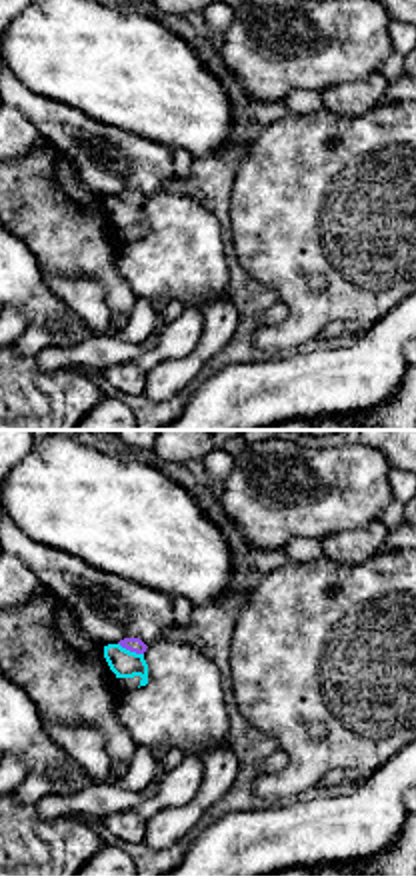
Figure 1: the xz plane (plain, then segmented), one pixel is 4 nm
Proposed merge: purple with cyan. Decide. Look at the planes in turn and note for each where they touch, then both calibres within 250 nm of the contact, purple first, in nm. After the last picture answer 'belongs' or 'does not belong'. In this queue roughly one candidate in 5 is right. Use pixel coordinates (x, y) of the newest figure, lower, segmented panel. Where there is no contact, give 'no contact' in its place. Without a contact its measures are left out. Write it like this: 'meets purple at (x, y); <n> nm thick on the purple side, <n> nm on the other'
meets purple at (130, 650); 60 nm thick on the purple side, 110 nm on the other

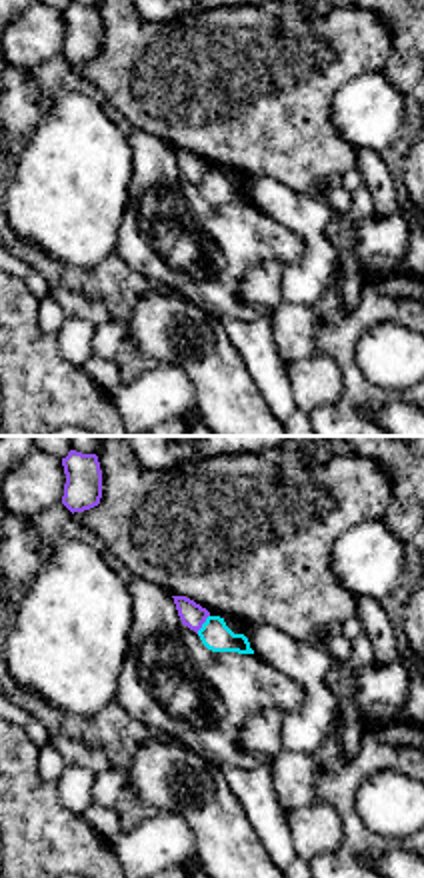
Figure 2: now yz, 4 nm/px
meets purple at (202, 622); 100 nm thick on the purple side, 120 nm on the other

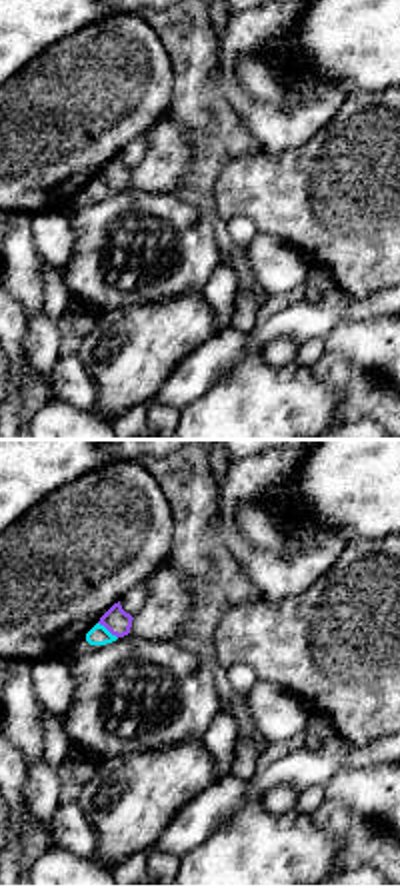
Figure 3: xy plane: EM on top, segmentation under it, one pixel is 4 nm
meets purple at (108, 630); 100 nm thick on the purple side, 80 nm on the other

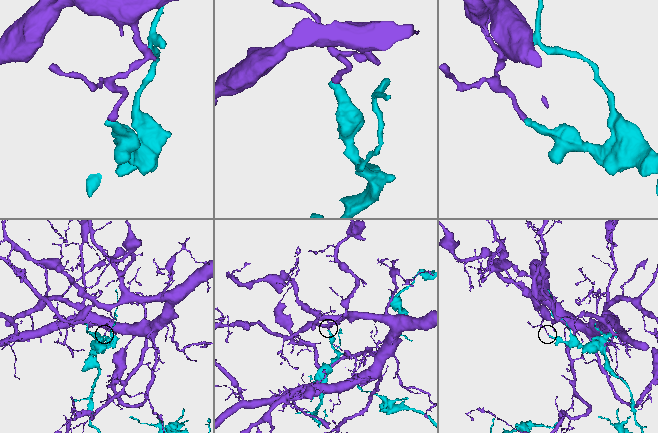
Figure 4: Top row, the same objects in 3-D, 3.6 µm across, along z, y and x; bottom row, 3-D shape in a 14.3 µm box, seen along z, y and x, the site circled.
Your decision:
does not belong

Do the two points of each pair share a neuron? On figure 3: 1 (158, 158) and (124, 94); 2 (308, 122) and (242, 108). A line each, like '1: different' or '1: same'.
1: different
2: same

